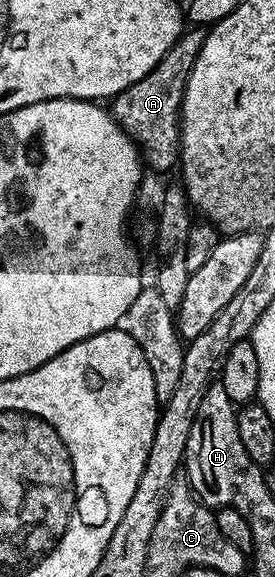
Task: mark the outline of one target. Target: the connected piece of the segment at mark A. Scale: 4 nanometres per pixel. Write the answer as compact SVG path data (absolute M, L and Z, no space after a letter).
M193 26L182 32L181 36L159 58L155 70L139 82L127 86L118 96L112 97L111 115L113 121L121 125L122 130L130 136L137 145L142 161L149 164L157 172L169 172L178 167L181 154L181 103L185 93L185 83L195 66L195 58L199 58L199 50L203 50L206 29Z

